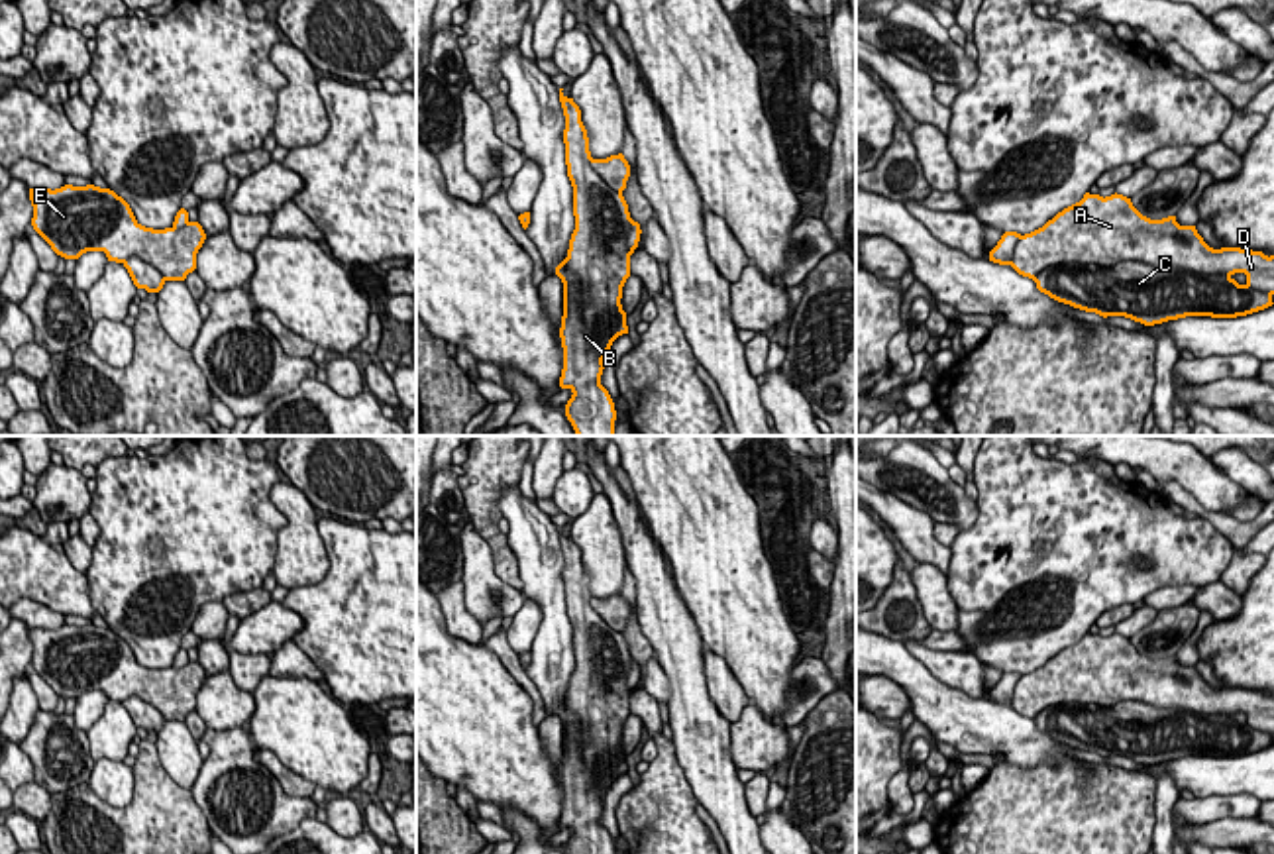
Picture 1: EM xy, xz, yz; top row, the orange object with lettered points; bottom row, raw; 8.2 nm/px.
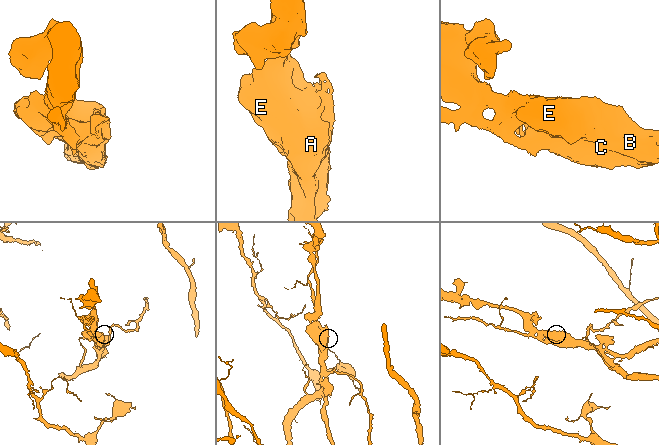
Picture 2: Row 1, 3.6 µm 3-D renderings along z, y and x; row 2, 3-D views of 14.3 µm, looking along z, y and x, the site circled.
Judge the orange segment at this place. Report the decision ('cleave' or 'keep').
cleave

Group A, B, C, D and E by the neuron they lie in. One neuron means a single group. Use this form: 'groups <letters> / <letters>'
groups A B D E / C

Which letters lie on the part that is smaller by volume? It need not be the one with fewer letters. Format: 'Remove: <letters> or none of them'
Remove: C

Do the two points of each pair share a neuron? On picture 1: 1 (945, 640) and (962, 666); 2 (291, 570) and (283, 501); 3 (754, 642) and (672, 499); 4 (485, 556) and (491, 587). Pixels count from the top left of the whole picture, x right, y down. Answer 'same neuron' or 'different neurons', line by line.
1: different neurons
2: same neuron
3: same neuron
4: same neuron

